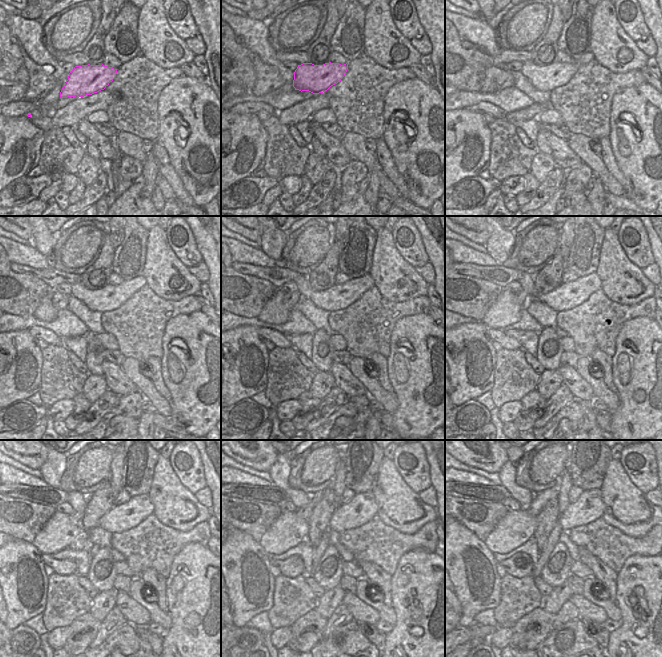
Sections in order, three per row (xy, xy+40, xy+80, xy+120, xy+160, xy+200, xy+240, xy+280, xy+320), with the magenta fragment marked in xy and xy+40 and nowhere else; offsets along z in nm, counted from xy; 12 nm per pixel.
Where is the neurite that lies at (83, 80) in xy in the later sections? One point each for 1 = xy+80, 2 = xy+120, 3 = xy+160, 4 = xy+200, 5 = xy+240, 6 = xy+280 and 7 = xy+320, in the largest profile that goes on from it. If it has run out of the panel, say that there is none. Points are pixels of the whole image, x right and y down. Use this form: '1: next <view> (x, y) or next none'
1: next xy+80 (544, 78)
2: next xy+120 (111, 297)
3: next xy+160 (338, 297)
4: next xy+200 (566, 296)
5: next xy+240 (126, 516)
6: next xy+280 (362, 508)
7: next xy+320 (589, 507)

